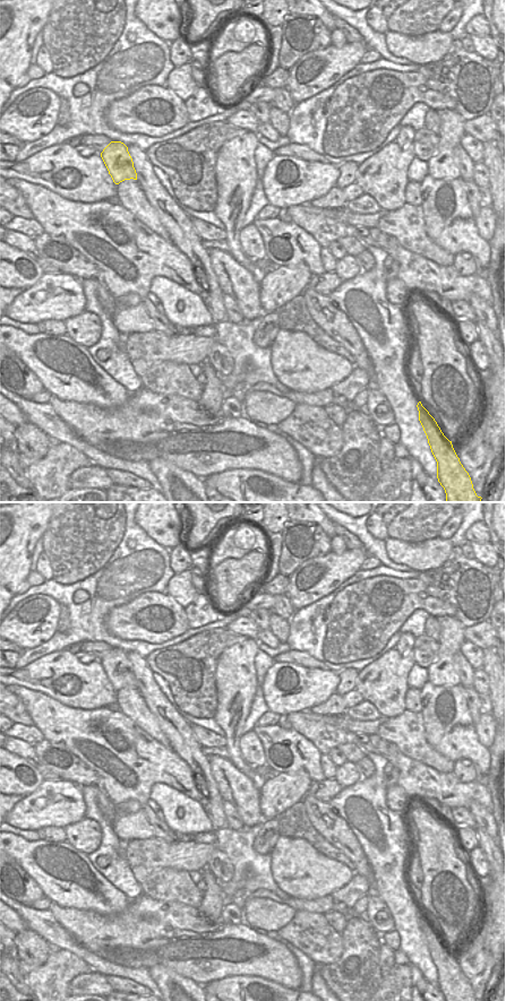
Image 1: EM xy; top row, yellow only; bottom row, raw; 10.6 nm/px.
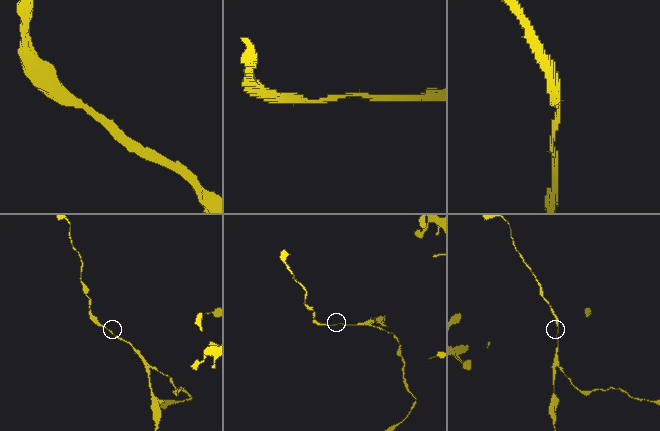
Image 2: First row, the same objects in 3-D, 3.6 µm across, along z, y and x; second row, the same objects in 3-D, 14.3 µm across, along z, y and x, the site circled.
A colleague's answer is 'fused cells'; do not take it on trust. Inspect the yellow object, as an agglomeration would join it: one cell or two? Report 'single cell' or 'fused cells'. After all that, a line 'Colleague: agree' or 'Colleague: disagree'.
fused cells
Colleague: agree

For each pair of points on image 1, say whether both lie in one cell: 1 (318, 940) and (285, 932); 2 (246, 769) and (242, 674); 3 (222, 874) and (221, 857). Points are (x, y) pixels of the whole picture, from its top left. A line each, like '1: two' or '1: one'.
1: one
2: one
3: one

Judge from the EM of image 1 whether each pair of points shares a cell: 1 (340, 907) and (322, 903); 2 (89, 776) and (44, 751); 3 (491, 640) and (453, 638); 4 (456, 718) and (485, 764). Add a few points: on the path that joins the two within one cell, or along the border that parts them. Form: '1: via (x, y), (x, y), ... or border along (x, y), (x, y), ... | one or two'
1: via (335, 906), (326, 904) | one
2: via (78, 773), (71, 768), (62, 768), (56, 761) | one
3: border along (465, 627), (464, 640) | two
4: via (449, 730), (473, 752) | one

